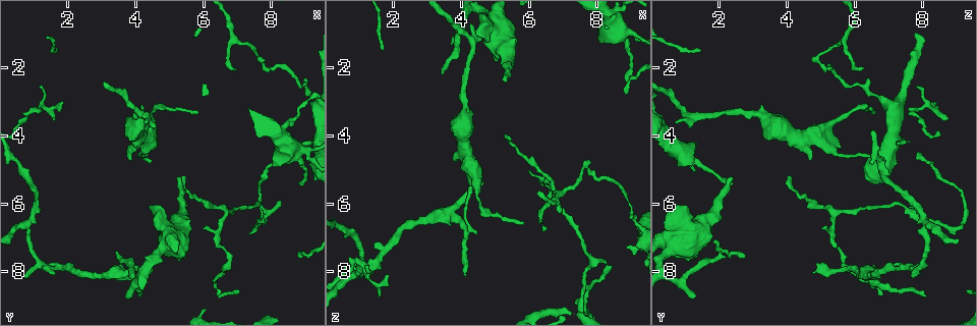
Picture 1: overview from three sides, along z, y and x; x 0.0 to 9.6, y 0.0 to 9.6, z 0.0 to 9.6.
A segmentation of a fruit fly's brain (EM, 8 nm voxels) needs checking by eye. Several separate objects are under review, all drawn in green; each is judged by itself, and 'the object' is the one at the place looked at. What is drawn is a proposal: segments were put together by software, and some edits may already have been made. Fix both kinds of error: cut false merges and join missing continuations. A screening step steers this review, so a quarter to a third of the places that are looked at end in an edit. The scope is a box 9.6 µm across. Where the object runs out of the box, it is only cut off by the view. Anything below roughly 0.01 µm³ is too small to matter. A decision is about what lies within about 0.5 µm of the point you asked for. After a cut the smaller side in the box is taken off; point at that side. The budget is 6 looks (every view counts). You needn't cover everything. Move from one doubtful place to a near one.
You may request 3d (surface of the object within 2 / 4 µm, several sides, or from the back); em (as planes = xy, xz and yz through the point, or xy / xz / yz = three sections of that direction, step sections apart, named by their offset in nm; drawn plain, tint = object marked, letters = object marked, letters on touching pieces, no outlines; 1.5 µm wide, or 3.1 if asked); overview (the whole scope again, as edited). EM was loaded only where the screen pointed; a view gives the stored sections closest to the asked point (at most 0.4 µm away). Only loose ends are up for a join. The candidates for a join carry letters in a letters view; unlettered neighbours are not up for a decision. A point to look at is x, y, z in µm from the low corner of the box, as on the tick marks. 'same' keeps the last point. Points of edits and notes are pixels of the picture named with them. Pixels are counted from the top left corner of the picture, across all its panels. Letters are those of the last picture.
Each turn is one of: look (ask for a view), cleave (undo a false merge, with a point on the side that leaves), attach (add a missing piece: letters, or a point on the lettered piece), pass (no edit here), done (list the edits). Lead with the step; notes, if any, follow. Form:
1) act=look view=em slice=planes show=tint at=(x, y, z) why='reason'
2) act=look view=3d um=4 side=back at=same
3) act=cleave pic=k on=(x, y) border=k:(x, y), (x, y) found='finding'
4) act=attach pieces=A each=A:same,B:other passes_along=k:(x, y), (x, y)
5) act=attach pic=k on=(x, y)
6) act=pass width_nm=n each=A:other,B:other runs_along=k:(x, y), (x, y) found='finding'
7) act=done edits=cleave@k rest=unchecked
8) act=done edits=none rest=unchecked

act=look view=em slice=planes show=letters at=(8.90, 5.40, 2.45) why='branch stops here'

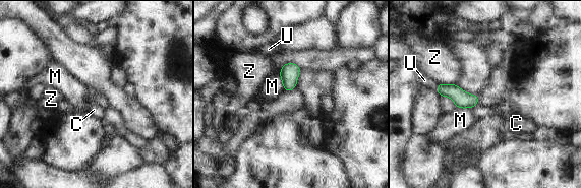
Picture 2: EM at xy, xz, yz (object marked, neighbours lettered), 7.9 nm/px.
act=attach pieces=C width_nm=110 each=C:same,M:other,U:other,Z:other passes_along=2:(462, 100), (474, 106), (480, 112) found='it goes on there'

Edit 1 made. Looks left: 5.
act=look view=3d um=2 at=(5.85, 3.30, 6.60) why='thin end'

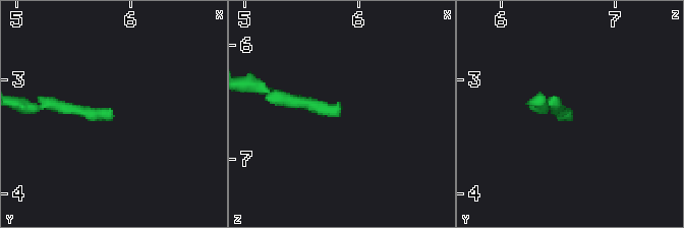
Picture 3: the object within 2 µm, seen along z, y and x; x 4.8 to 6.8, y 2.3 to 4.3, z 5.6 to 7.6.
act=look view=em slice=planes show=letters at=(5.84, 3.34, 6.62) why='shape alone is not enough'

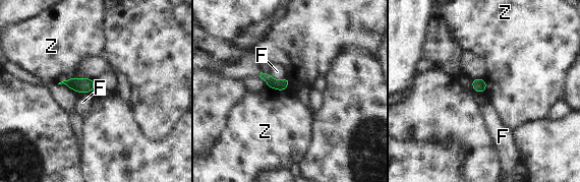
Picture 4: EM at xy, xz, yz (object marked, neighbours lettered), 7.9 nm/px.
act=pass each=F:other,Z:other found='no lettered piece goes on from it'

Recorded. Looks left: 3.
act=look view=em slice=planes show=plain at=(4.35, 4.80, 6.85) why='free end'

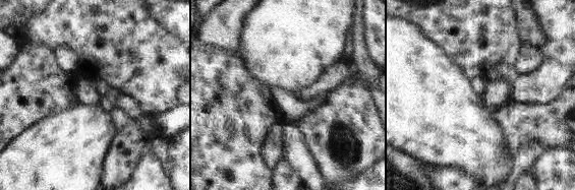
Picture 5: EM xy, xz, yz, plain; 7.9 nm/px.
act=look view=em slice=planes show=letters at=same

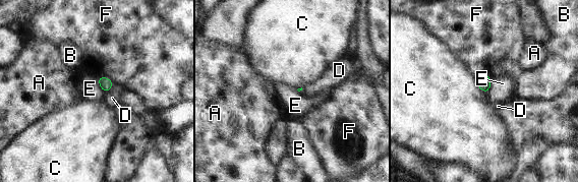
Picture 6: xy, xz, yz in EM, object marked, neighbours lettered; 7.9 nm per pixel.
act=attach pieces=D each=A:other,B:other,C:other,D:same,E:other,F:other found='the neuron continues'

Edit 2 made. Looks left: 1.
act=done edits=attach@2,attach@6 rest=unchecked

